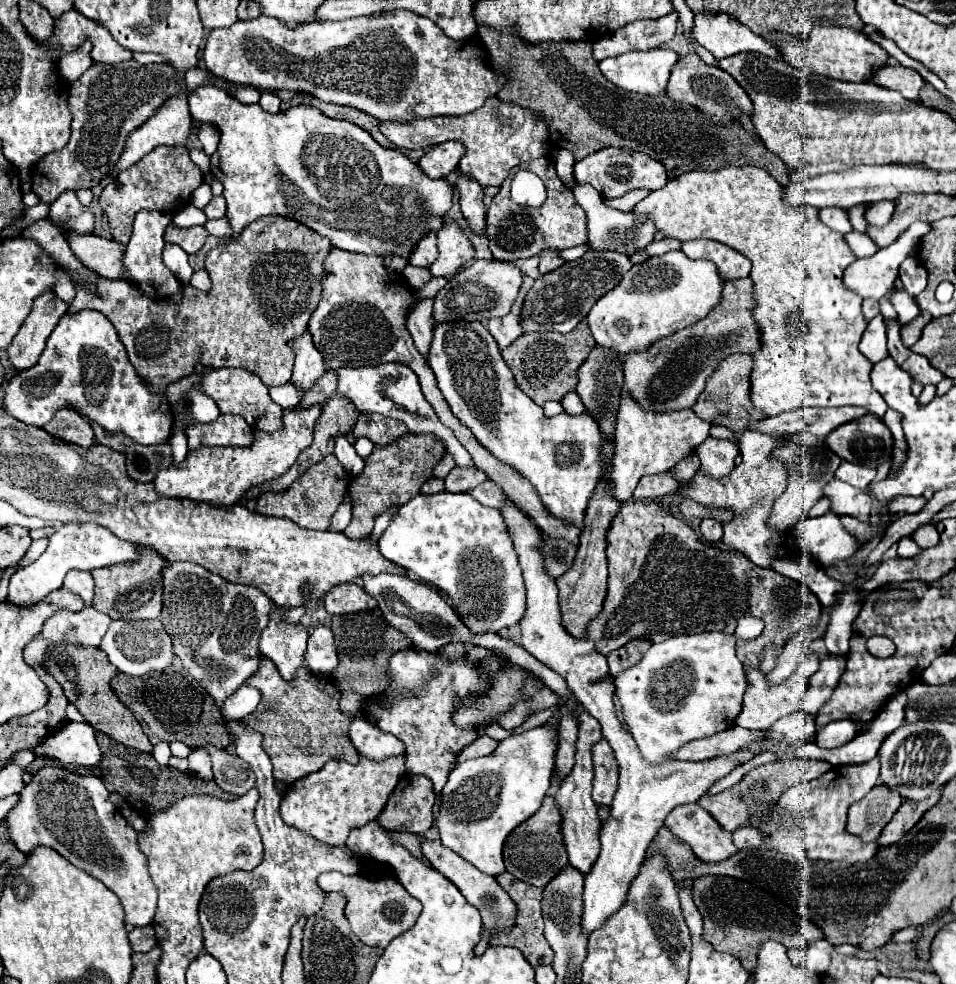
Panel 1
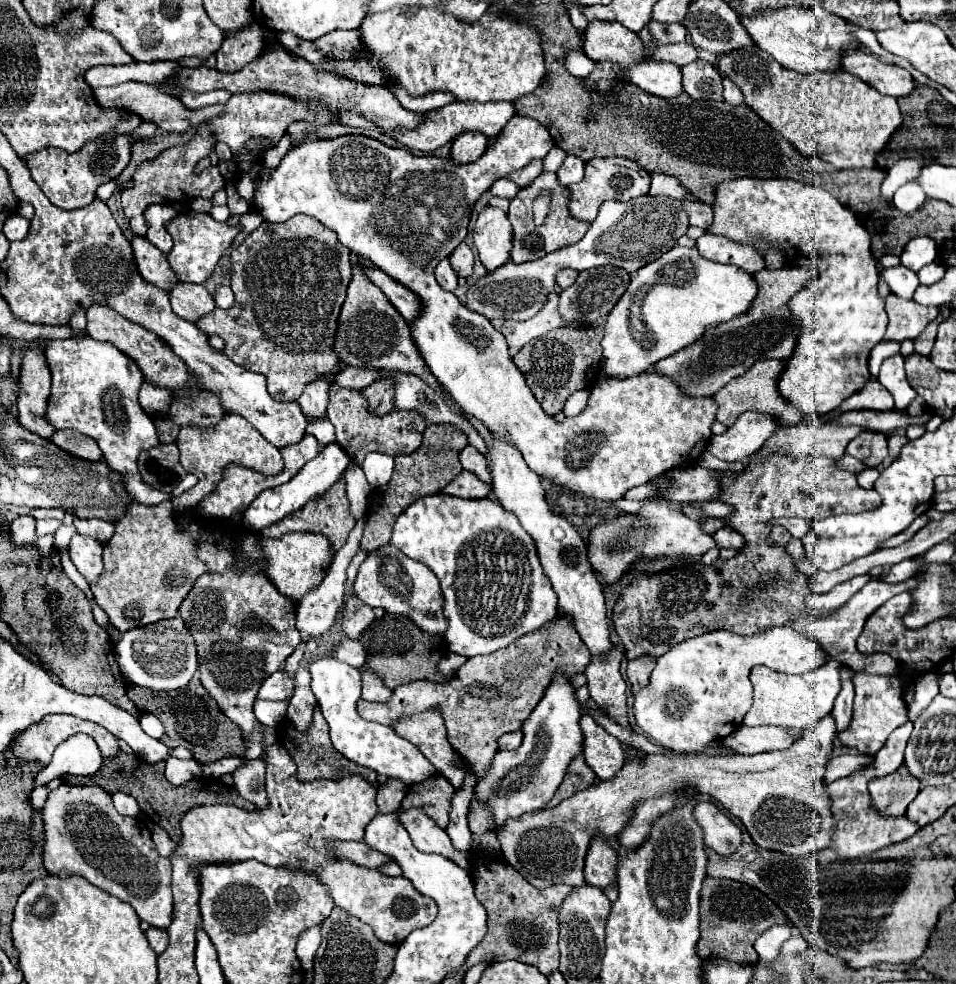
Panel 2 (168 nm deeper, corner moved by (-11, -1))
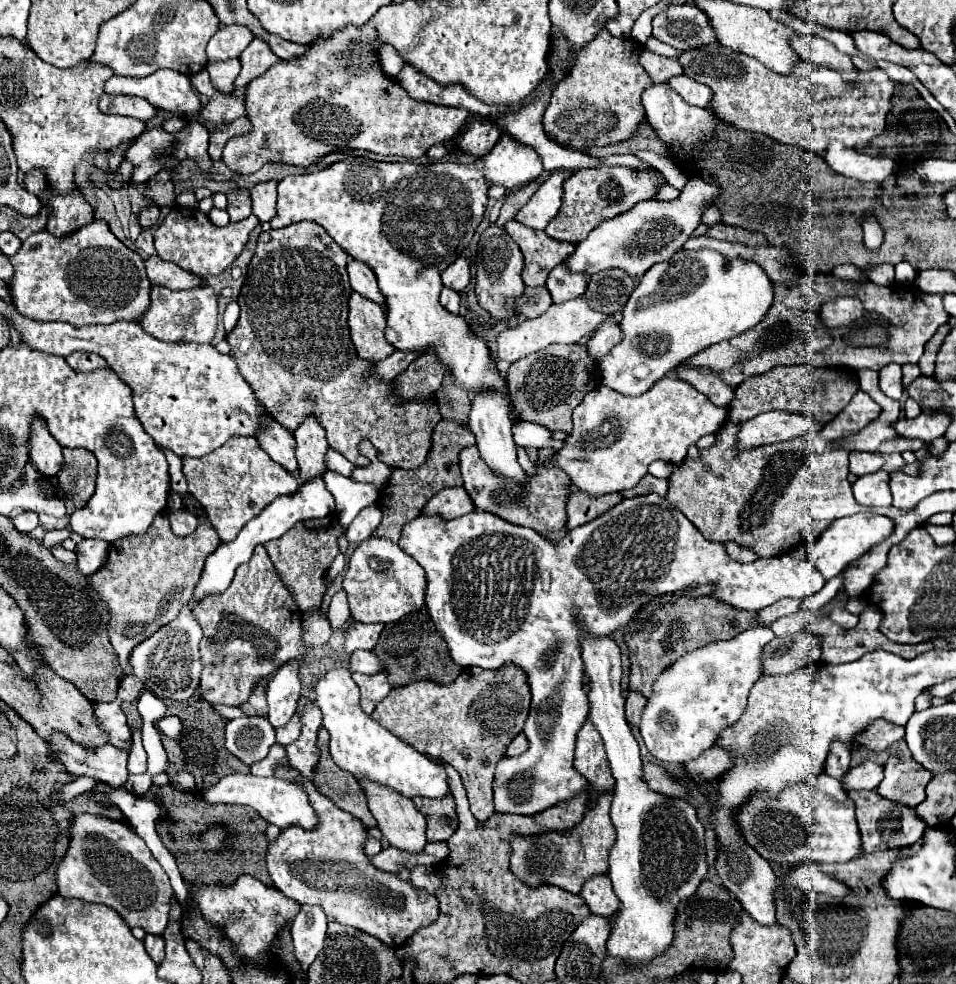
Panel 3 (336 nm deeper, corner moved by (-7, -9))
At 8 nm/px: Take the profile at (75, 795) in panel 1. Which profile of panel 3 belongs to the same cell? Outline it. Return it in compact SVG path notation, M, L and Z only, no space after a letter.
M79 815L71 821L71 845L57 869L57 885L59 895L75 897L89 903L103 903L115 909L121 919L129 927L141 927L145 933L161 935L169 921L169 901L173 897L173 889L163 867L153 859L145 841L127 825L119 821L111 821L99 815Z

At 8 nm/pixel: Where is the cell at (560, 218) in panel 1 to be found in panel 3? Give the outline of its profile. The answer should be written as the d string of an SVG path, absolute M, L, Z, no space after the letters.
M515 219L505 223L505 231L519 245L525 257L525 267L521 275L527 287L545 285L549 271L561 265L575 251L573 243L553 241L545 231L527 229L525 225L519 225Z

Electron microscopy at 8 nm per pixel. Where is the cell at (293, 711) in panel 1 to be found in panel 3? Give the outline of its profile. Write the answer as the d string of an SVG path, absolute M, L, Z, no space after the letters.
M323 727L319 731L319 741L317 741L319 749L321 749L321 761L317 765L313 783L317 787L317 791L325 797L329 797L339 809L351 813L355 819L359 819L367 829L375 827L377 821L373 819L373 815L367 809L367 799L363 795L363 789L359 787L357 779L349 773L343 771L341 767L337 767L331 759L329 753L329 731Z

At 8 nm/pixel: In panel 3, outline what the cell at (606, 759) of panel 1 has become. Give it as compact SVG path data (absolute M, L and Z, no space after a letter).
M585 721L583 729L577 733L577 749L575 749L575 769L591 783L591 787L599 793L611 791L615 787L615 779L611 777L611 769L607 765L607 755L603 749L603 739L591 721Z

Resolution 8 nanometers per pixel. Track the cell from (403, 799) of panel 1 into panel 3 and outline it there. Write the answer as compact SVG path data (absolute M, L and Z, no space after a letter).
M447 795L441 801L415 797L413 803L423 813L423 817L427 819L427 841L429 843L447 841L455 833L455 829L459 827L453 795Z

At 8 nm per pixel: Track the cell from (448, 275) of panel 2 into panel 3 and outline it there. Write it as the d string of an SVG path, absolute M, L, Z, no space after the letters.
M443 287L443 291L441 291L441 305L443 305L449 313L459 315L459 307L461 307L459 293L453 291L453 289L449 289L449 287Z

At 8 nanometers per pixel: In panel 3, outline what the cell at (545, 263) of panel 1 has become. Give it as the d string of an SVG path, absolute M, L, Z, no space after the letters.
M559 265L549 273L547 289L553 297L553 303L577 299L587 291L587 275L585 273L571 273L565 265Z

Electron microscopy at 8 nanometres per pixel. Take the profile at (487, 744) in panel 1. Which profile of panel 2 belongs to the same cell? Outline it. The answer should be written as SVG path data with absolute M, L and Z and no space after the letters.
M515 731L515 733L507 733L503 737L499 737L499 749L519 749L521 745L521 739L523 739L523 733L521 731Z

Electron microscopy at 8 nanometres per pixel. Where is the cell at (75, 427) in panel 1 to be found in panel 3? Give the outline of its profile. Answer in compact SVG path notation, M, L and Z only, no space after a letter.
M63 449L63 469L59 471L59 489L75 507L83 507L95 493L97 459L87 449Z

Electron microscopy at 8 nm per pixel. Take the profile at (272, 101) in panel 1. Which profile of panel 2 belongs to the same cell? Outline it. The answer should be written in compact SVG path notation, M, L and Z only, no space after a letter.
M286 132L285 135L280 139L279 143L270 149L264 155L265 165L267 167L277 167L279 165L283 155L288 151L291 146L291 139Z

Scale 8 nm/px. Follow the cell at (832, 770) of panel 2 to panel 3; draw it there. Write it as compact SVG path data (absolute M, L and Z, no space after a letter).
M865 761L847 771L843 779L843 787L847 791L863 791L863 789L869 791L875 789L881 781L883 781L883 767L873 761Z

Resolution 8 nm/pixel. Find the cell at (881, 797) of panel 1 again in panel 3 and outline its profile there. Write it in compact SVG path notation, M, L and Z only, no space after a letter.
M895 749L885 763L885 779L877 791L887 799L917 807L925 799L925 787L931 777L933 775L927 773L923 765L911 757L901 757L901 753Z

